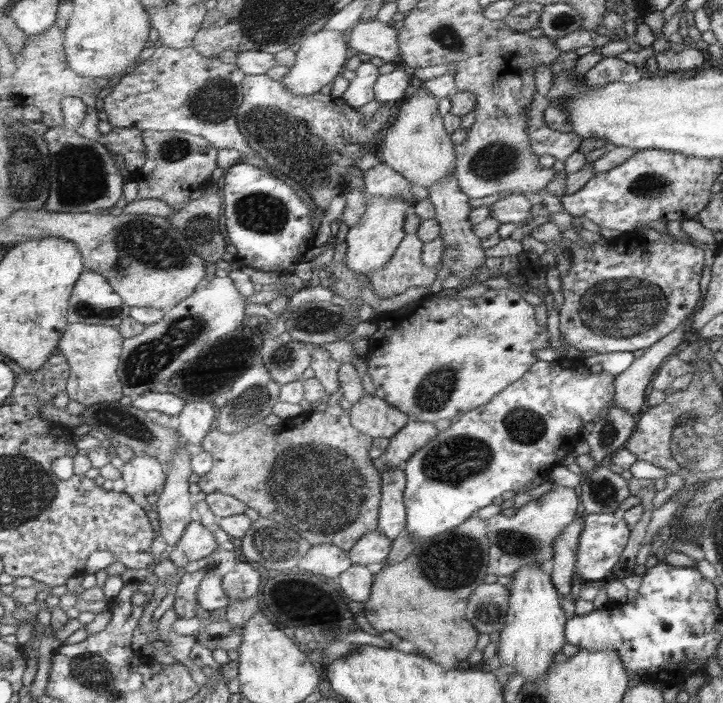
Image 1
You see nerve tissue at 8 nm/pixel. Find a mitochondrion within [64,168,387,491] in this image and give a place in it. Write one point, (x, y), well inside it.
(139, 241)

